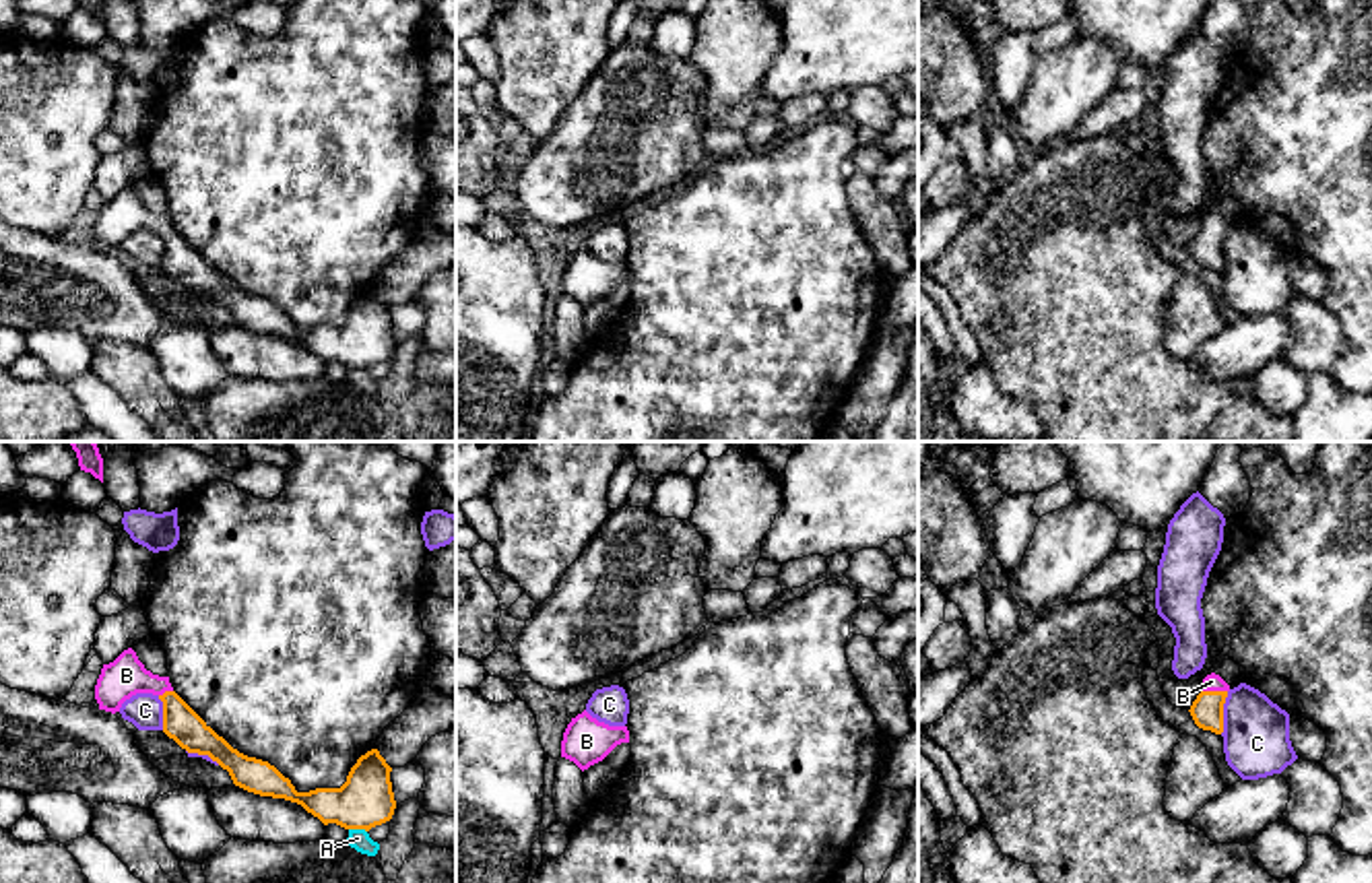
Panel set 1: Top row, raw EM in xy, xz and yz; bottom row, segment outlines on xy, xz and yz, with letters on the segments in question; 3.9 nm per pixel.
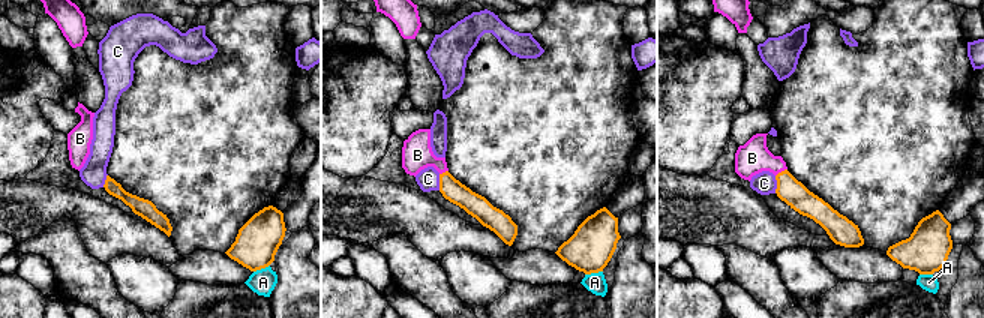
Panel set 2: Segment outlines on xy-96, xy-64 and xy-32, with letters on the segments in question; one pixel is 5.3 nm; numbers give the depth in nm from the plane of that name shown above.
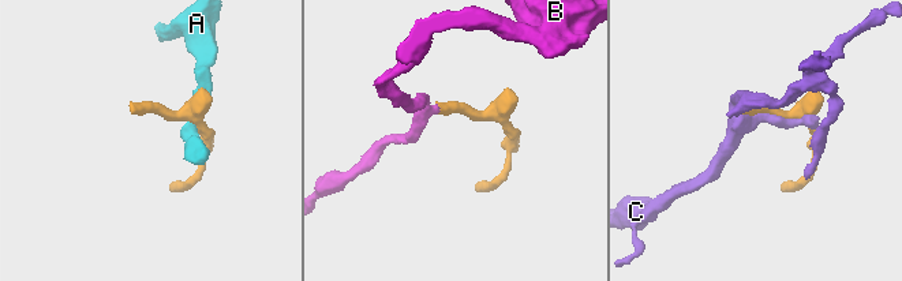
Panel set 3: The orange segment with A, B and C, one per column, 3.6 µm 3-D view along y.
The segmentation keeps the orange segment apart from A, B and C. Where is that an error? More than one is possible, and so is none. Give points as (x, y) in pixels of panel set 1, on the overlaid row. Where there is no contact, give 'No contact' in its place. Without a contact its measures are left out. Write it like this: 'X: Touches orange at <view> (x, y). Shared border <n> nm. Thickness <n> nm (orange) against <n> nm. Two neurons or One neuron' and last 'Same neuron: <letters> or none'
A: Touches orange at xy (357, 828). Shared border 70 nm. Thickness 220 nm (orange) against 80 nm. Two neurons
B: Touches orange at yz (1214, 692). Shared border 100 nm. Thickness 130 nm (orange) against 70 nm. One neuron
C: Touches orange at yz (1222, 712). Shared border 170 nm. Thickness 130 nm (orange) against 260 nm. Two neurons
Same neuron: B

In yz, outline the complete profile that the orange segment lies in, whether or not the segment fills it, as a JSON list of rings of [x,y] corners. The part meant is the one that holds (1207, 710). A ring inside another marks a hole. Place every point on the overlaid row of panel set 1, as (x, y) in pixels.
[[[1211,673],[1203,679],[1201,693],[1188,710],[1199,728],[1215,734],[1223,732],[1223,704],[1228,691],[1230,685],[1219,675]]]

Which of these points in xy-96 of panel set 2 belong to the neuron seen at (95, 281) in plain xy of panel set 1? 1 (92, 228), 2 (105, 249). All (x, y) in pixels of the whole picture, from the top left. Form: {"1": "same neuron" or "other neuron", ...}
{"1": "same neuron", "2": "same neuron"}

